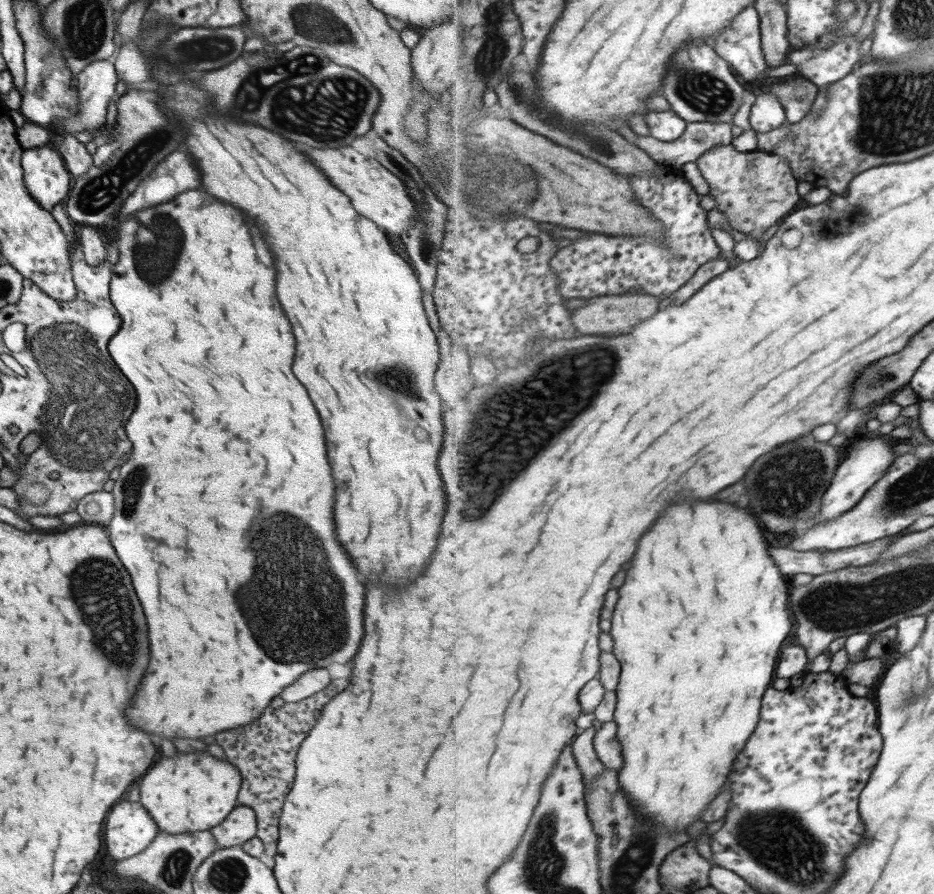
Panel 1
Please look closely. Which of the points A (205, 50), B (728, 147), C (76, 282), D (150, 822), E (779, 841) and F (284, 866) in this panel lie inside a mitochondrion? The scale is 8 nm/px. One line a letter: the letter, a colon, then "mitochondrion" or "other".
A: mitochondrion
B: other
C: other
D: other
E: mitochondrion
F: other

